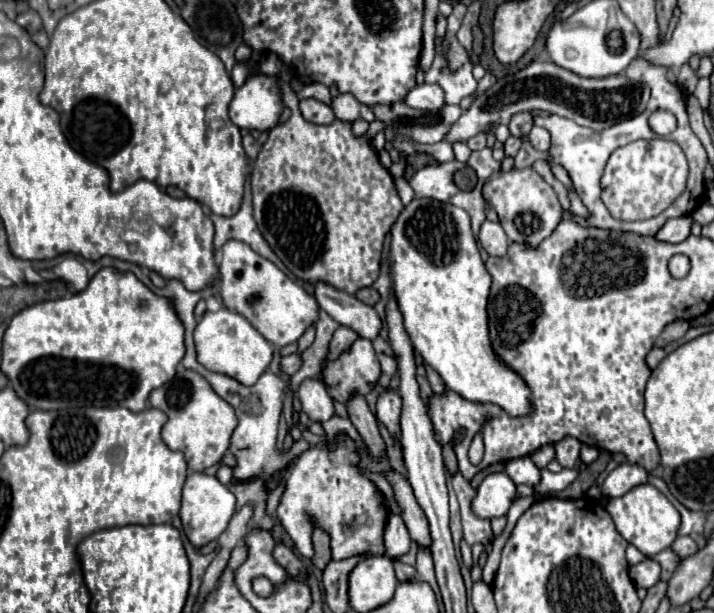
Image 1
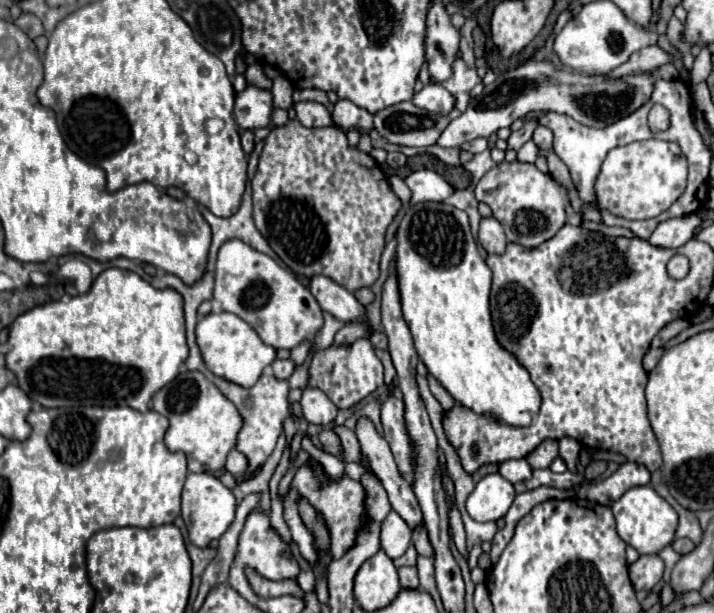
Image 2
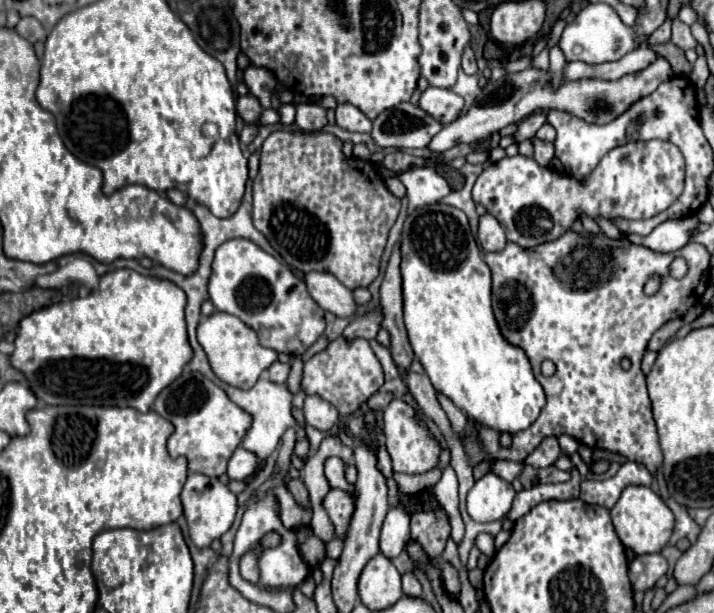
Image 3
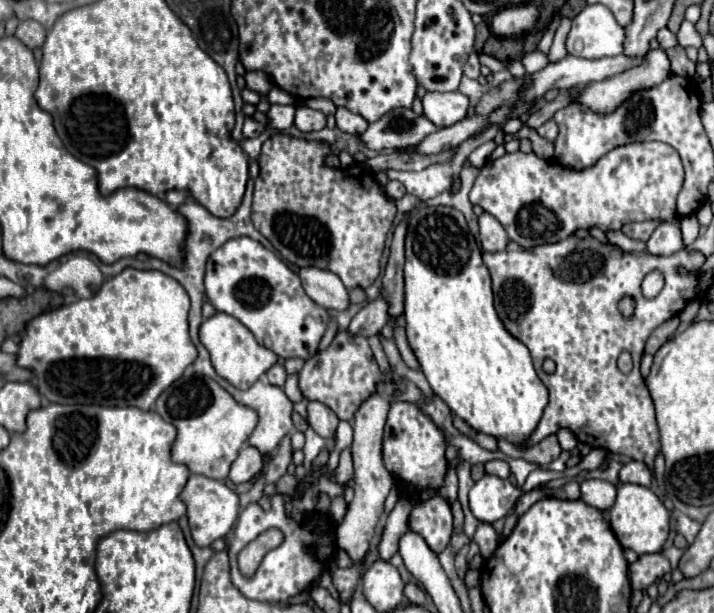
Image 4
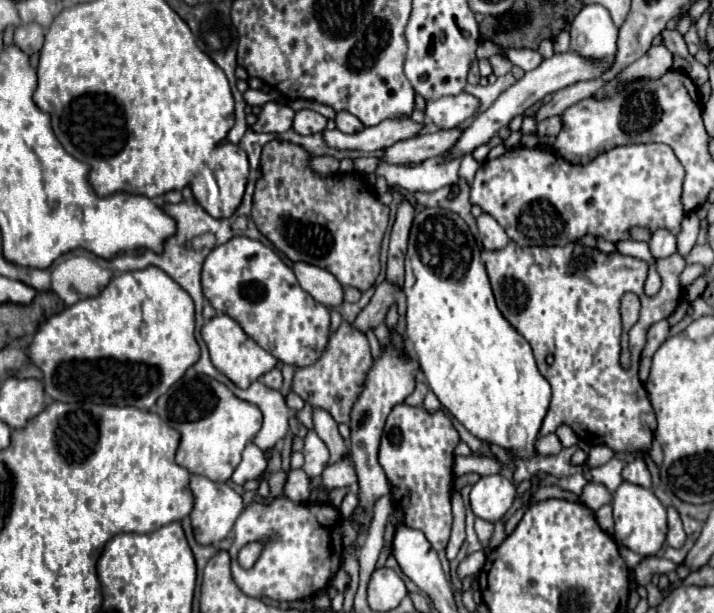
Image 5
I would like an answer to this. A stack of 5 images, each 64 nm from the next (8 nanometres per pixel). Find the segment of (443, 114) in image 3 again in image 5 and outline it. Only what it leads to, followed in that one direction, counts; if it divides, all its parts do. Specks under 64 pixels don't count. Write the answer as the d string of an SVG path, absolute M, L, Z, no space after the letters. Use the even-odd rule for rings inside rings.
M466 92L444 96L440 100L426 100L426 116L438 128L462 126L478 110L478 100Z

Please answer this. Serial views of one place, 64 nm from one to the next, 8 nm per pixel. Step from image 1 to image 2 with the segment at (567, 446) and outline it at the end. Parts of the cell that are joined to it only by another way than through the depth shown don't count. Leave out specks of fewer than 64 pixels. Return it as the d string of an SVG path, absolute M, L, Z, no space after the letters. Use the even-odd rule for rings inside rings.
M562 438L562 440L558 442L558 456L566 462L568 470L572 470L572 472L576 470L576 460L578 460L580 450L582 450L580 442L576 442L576 440L572 440L572 438Z

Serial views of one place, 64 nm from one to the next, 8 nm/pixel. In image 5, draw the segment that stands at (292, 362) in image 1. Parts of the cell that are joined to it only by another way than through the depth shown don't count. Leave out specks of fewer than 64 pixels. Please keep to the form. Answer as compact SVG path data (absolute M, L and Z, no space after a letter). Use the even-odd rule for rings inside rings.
M272 368L270 372L266 372L266 374L262 376L262 382L264 382L266 386L274 388L274 390L280 390L280 388L282 388L282 372L280 372L280 368Z

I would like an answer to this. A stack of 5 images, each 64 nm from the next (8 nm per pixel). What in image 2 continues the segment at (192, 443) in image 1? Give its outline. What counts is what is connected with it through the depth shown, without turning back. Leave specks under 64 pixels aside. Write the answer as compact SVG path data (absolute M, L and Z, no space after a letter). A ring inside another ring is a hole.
M182 368L180 374L170 384L160 388L160 392L156 392L156 396L152 396L152 408L168 418L170 426L166 430L164 442L166 442L168 450L186 454L190 472L208 472L210 474L210 472L216 472L216 470L224 468L228 452L236 446L236 436L242 428L242 416L238 414L236 406L228 398L224 398L222 392L210 380L204 378L204 374Z

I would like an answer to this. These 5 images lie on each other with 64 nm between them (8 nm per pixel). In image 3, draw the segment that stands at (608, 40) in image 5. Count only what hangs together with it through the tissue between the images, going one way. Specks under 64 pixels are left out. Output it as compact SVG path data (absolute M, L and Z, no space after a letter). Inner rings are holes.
M588 4L578 12L578 16L566 24L558 46L562 54L566 56L566 62L586 62L586 64L604 64L604 62L614 62L620 60L624 54L632 52L636 48L636 28L626 26L616 10L608 4Z

